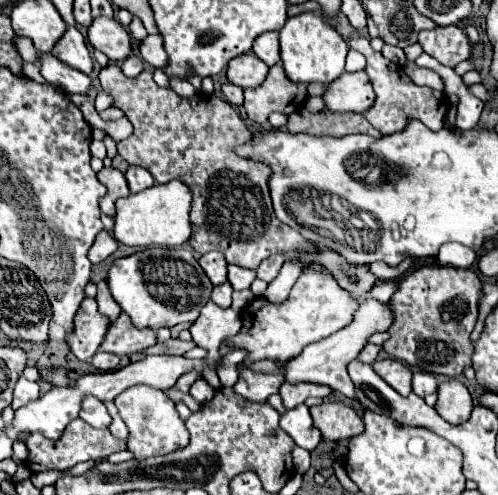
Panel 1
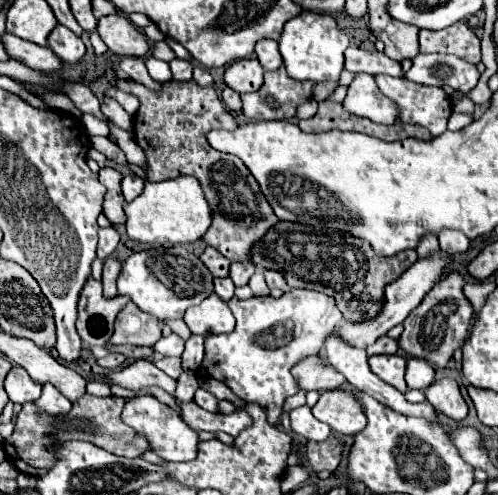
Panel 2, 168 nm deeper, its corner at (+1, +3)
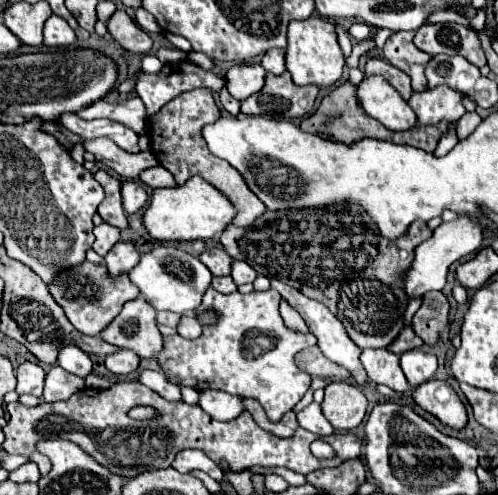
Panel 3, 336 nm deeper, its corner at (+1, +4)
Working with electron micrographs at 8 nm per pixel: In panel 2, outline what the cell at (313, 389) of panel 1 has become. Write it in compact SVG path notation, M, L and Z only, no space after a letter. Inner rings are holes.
M322 355L306 357L304 361L300 361L292 369L292 377L296 379L300 391L318 391L318 393L338 389L346 381L342 373L332 369L332 365L328 365L322 359Z

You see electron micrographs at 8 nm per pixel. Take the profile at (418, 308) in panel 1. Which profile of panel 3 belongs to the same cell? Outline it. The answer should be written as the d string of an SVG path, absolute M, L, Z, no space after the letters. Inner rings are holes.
M428 292L422 296L422 306L412 318L414 332L424 340L424 344L436 344L440 332L448 326L448 300L442 292Z

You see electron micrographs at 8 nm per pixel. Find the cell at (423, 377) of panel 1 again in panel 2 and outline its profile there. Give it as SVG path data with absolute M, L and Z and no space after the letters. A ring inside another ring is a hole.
M410 359L406 367L408 389L428 389L434 383L434 369L424 359Z

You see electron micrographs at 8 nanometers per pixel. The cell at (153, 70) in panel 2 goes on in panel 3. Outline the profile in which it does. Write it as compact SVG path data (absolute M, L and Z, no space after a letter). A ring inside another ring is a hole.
M146 54L142 60L142 70L148 74L156 74L162 70L162 62L154 54Z

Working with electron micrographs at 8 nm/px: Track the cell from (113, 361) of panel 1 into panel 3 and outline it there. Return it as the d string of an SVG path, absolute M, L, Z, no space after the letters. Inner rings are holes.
M118 350L106 358L106 368L114 374L130 374L138 368L140 358L132 350Z

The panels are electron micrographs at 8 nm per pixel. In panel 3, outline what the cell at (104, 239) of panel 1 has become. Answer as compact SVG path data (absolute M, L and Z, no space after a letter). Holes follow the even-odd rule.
M100 224L100 226L94 226L94 250L100 254L100 256L106 256L110 252L110 248L120 240L120 230L110 226L110 224Z

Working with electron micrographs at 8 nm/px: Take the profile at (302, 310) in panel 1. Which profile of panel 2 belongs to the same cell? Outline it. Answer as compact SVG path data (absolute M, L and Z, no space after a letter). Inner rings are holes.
M292 289L280 299L268 295L240 301L232 297L228 305L236 317L236 329L228 335L206 339L206 355L200 373L226 383L240 399L264 405L264 409L268 409L268 419L278 421L284 399L298 393L290 369L296 361L320 353L326 337L344 317L332 297L306 289Z

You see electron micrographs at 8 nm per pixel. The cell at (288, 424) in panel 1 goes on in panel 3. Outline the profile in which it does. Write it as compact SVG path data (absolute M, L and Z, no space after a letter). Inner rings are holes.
M316 402L308 404L306 408L302 408L302 410L298 412L298 424L300 424L302 428L318 434L318 436L330 436L330 434L334 432L332 424L326 420L326 416L322 414L320 404L316 404Z

